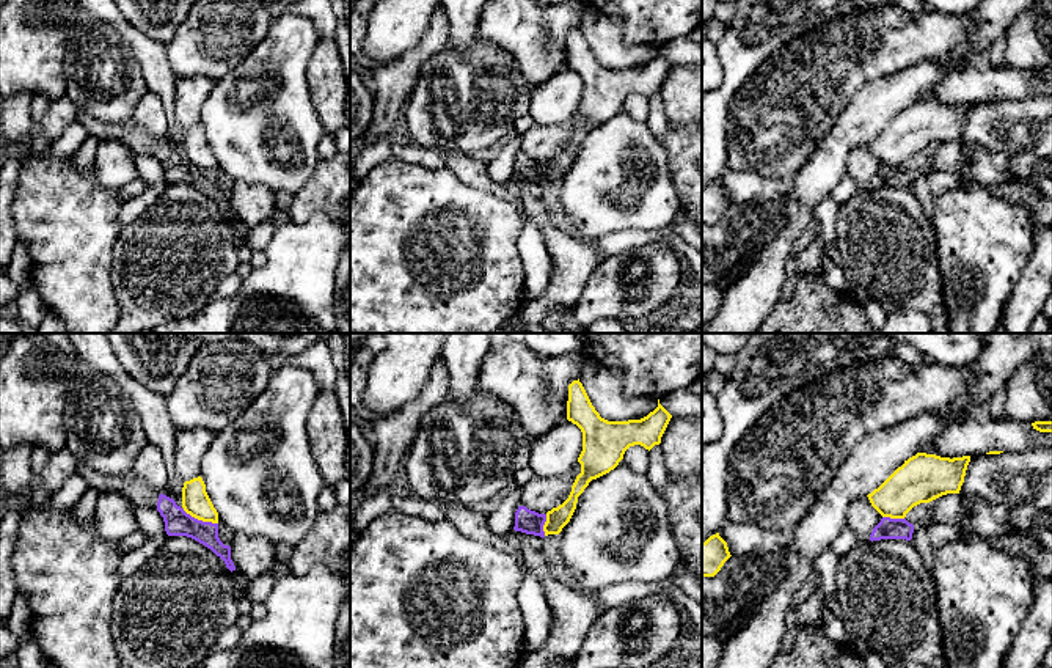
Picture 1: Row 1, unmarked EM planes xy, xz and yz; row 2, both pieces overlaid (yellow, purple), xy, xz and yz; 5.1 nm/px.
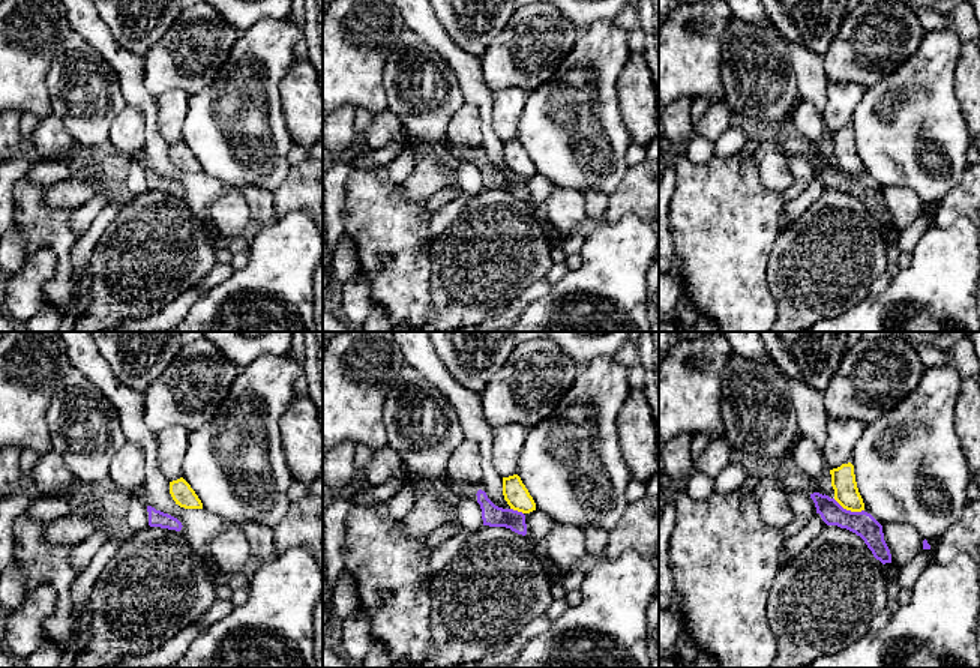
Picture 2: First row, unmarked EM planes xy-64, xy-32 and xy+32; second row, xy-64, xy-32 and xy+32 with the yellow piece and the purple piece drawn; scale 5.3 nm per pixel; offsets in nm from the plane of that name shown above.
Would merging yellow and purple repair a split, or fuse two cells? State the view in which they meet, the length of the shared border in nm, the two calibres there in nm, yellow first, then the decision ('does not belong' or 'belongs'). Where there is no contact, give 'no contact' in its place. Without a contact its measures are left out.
contact in xy; length 200 nm; calibres 140 and 140 nm; does not belong

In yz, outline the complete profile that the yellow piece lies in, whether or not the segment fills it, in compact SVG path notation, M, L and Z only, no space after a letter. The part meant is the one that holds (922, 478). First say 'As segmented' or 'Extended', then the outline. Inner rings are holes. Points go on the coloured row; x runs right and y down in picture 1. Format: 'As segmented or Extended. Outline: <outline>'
As segmented. Outline: M917 453L867 497L882 517L904 519L920 503L959 494L969 462L970 456L950 459Z

